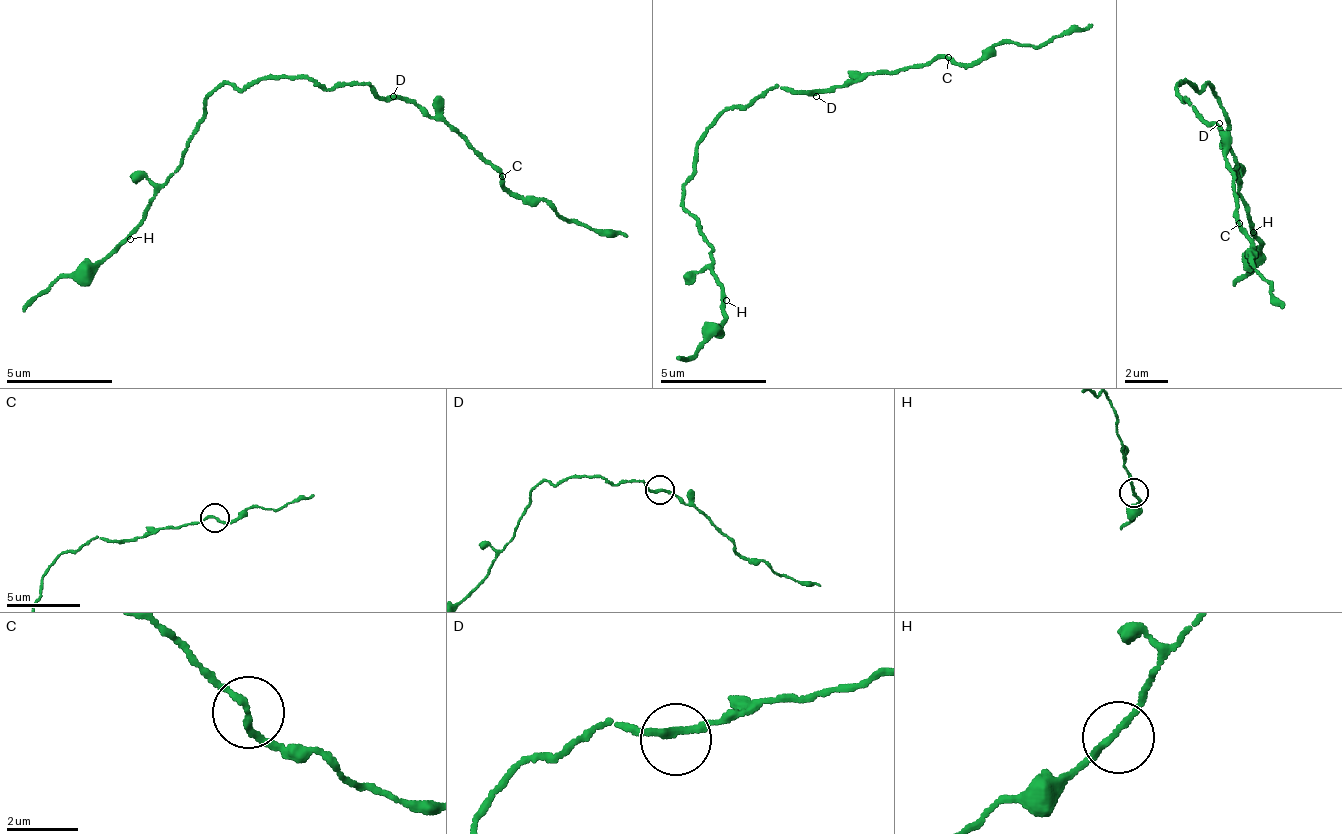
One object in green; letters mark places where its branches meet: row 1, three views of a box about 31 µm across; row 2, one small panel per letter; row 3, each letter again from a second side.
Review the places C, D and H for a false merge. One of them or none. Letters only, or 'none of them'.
none of them

